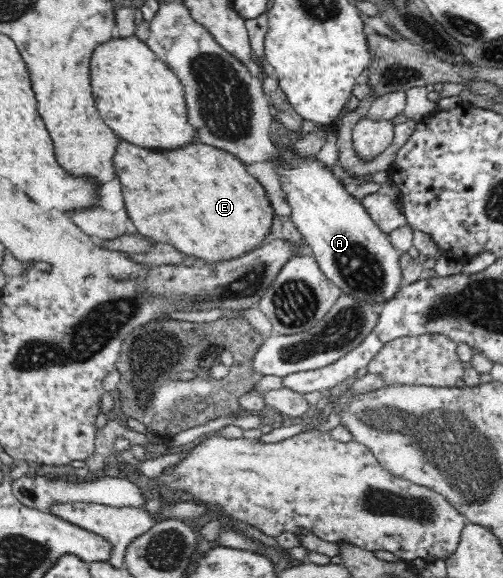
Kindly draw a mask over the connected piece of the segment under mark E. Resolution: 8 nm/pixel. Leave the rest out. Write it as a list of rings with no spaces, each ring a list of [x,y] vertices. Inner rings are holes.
[[[121,141],[113,161],[115,161],[113,165],[115,165],[116,175],[120,178],[121,185],[123,186],[122,192],[125,198],[125,210],[128,212],[128,218],[131,218],[131,220],[135,222],[134,225],[139,228],[139,234],[149,236],[152,241],[155,240],[155,242],[173,244],[179,252],[183,252],[189,257],[195,257],[201,264],[209,265],[241,258],[241,256],[245,256],[252,250],[261,246],[268,237],[275,214],[271,208],[269,199],[267,199],[267,192],[258,182],[257,178],[249,174],[249,171],[246,170],[246,166],[235,155],[229,152],[219,150],[214,146],[209,146],[200,141],[191,144],[191,146],[187,146],[187,148],[179,148],[179,150],[171,150],[171,152],[147,150],[145,148],[140,148],[140,146],[131,145],[129,142]]]

